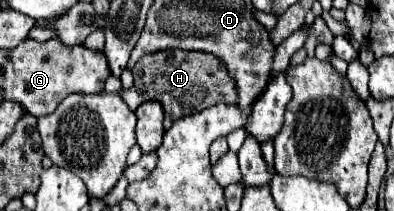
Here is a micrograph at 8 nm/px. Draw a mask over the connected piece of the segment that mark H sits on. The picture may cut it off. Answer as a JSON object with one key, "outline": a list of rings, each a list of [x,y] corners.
{"outline":[[[164,49],[150,55],[144,55],[134,67],[134,85],[130,89],[122,89],[124,103],[136,111],[144,101],[160,101],[164,109],[164,129],[176,119],[192,115],[196,111],[204,111],[216,103],[236,105],[236,87],[224,67],[214,55],[202,51],[184,51],[184,49]]]}

